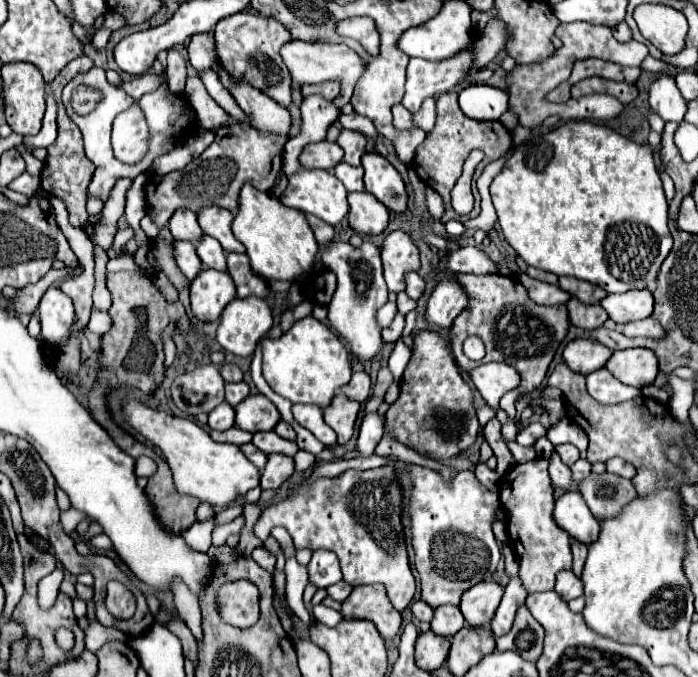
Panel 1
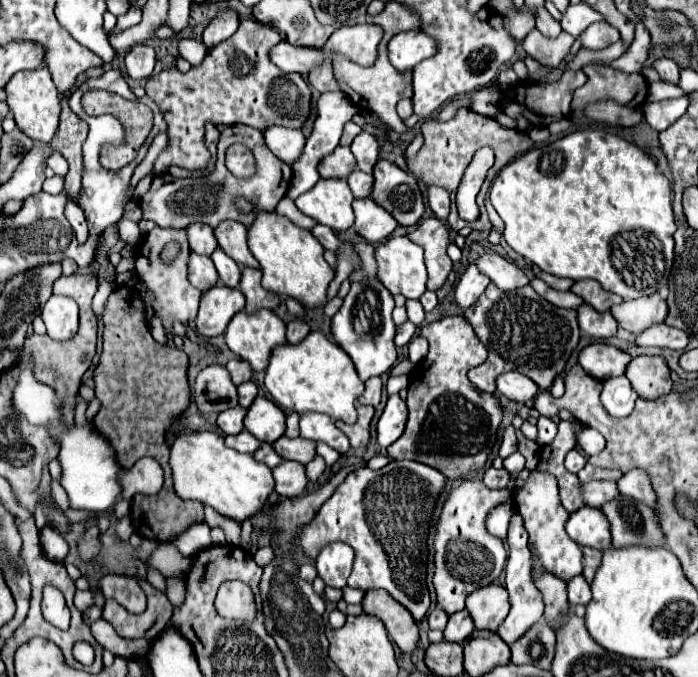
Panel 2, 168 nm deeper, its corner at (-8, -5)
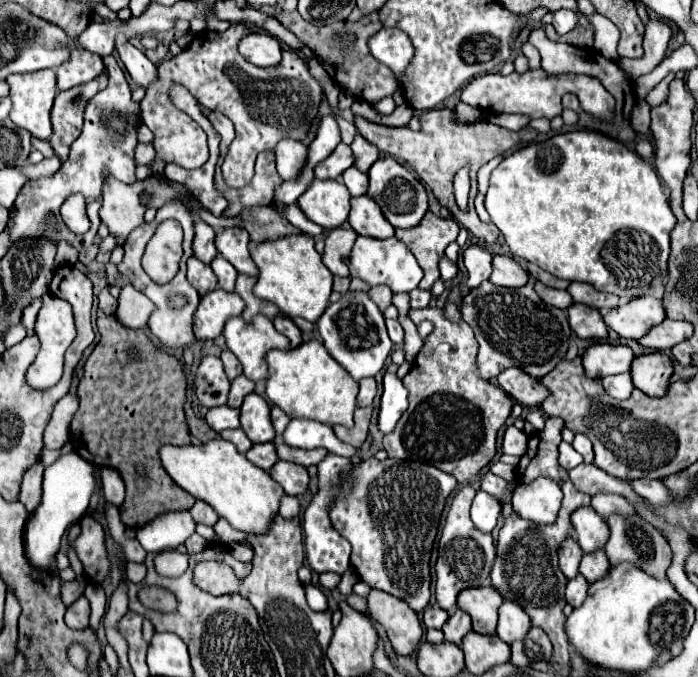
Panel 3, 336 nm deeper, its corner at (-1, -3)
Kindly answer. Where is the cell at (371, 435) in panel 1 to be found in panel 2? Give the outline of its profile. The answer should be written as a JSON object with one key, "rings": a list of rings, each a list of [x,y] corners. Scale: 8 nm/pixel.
{"rings":[[[391,395],[377,423],[377,443],[381,447],[389,447],[391,443],[395,443],[405,429],[405,421],[407,421],[405,401],[399,395]]]}

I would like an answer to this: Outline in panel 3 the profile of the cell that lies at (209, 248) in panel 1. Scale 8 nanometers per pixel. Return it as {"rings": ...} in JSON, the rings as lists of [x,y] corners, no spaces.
{"rings":[[[220,255],[210,263],[210,267],[214,269],[214,273],[216,273],[216,277],[218,277],[218,285],[220,285],[224,291],[234,291],[238,271],[236,271],[226,259],[222,259]]]}

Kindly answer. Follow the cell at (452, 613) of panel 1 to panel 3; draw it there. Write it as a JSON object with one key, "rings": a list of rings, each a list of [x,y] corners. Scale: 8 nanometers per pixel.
{"rings":[[[456,609],[456,611],[450,615],[450,619],[446,621],[446,625],[444,625],[442,631],[444,631],[444,635],[446,635],[446,641],[450,641],[450,643],[454,643],[454,645],[460,645],[462,639],[464,639],[464,635],[472,631],[470,615],[464,613],[462,609]]]}

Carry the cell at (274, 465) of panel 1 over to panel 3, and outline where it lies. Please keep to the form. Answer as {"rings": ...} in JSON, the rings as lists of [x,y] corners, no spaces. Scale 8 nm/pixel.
{"rings":[[[278,461],[268,473],[272,475],[272,479],[276,483],[280,483],[284,487],[286,495],[302,495],[310,483],[306,467],[300,467],[296,463],[288,463],[288,461]]]}

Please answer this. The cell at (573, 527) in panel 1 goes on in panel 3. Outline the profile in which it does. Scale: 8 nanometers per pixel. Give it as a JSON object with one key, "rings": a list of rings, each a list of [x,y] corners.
{"rings":[[[592,507],[576,509],[572,513],[572,525],[574,525],[574,539],[578,541],[584,553],[604,549],[610,537],[610,529],[608,523]]]}

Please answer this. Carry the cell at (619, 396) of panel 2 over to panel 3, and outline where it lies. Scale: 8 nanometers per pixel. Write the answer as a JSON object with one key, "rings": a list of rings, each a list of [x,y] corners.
{"rings":[[[620,373],[620,375],[604,377],[602,383],[604,383],[606,393],[612,395],[614,399],[628,399],[630,393],[632,393],[632,389],[634,389],[634,383],[630,379],[630,373]]]}

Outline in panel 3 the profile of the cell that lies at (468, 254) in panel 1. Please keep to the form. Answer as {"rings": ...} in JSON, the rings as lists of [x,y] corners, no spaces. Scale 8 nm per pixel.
{"rings":[[[494,255],[490,281],[500,287],[524,287],[528,283],[528,271],[524,271],[512,257]]]}

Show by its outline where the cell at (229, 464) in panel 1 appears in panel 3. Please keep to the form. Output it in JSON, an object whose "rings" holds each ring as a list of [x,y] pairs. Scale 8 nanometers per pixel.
{"rings":[[[212,439],[206,445],[164,445],[160,449],[160,459],[176,485],[192,493],[196,499],[212,505],[214,511],[228,519],[234,529],[250,535],[268,533],[274,517],[278,515],[280,499],[286,495],[266,471],[252,465],[246,455],[238,453],[236,447],[224,439]]]}

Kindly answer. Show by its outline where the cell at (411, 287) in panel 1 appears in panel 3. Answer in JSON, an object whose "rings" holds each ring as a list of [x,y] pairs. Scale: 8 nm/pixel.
{"rings":[[[412,289],[410,291],[410,307],[412,309],[424,309],[424,307],[428,307],[430,299],[432,299],[430,291],[424,291],[424,289]]]}

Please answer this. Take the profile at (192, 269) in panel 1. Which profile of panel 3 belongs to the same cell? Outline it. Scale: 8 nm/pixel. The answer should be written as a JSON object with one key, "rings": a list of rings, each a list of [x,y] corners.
{"rings":[[[196,257],[188,259],[188,281],[198,289],[200,295],[206,295],[218,287],[218,281],[216,281],[212,267],[198,261]]]}

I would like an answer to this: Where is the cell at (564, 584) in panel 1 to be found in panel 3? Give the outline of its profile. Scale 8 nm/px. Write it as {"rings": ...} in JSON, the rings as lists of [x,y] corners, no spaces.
{"rings":[[[578,573],[572,581],[568,581],[568,587],[566,587],[566,601],[572,605],[572,607],[580,607],[588,595],[588,587],[590,583]]]}

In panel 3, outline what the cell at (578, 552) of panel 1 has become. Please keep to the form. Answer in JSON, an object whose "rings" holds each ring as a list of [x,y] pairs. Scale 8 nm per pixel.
{"rings":[[[596,551],[596,553],[586,553],[582,557],[582,563],[580,563],[580,573],[590,581],[590,583],[596,583],[600,579],[604,579],[610,571],[610,561],[606,557],[604,551]]]}

